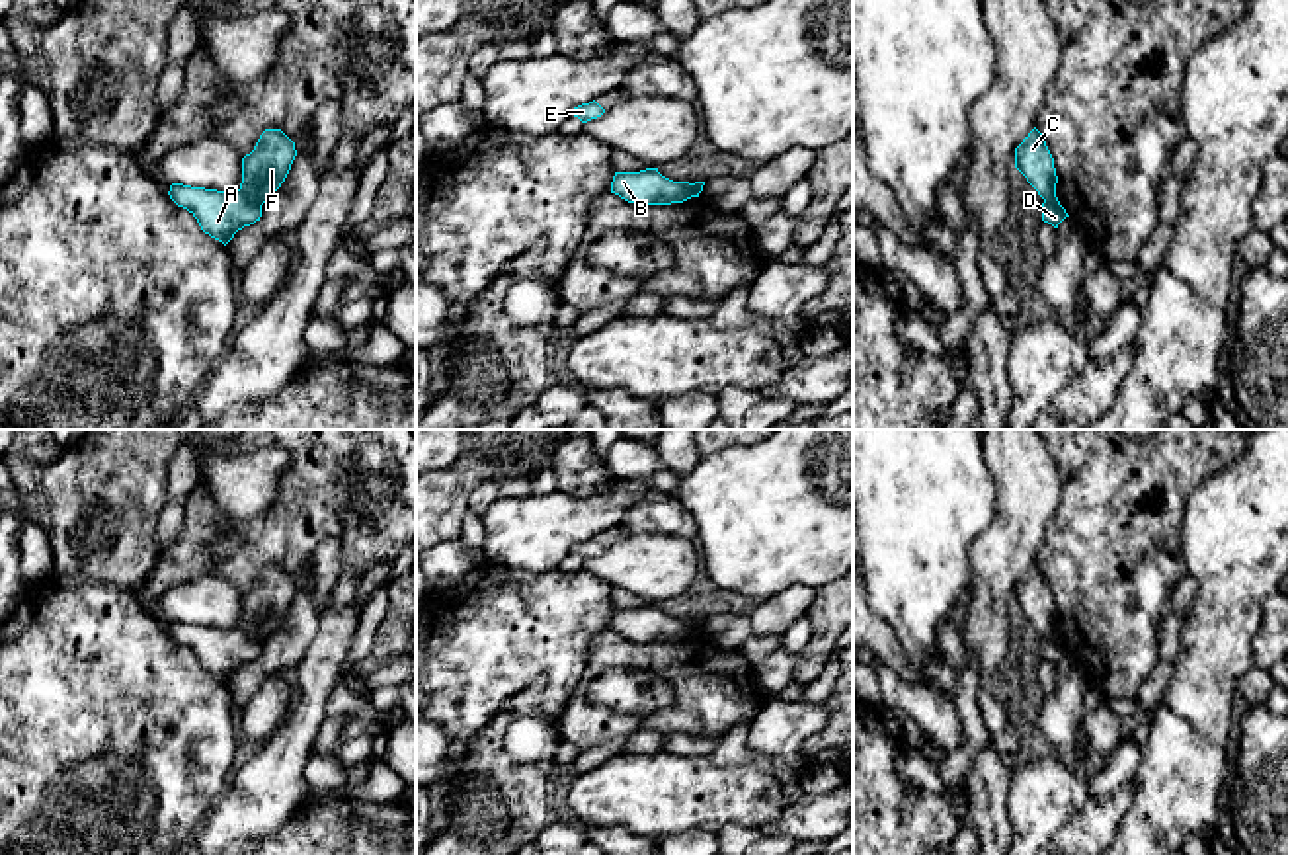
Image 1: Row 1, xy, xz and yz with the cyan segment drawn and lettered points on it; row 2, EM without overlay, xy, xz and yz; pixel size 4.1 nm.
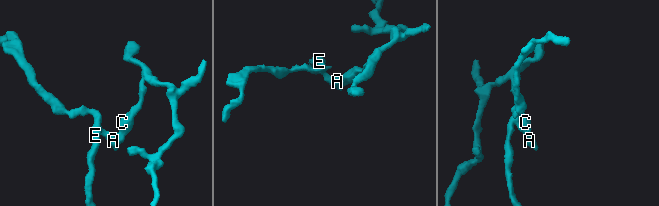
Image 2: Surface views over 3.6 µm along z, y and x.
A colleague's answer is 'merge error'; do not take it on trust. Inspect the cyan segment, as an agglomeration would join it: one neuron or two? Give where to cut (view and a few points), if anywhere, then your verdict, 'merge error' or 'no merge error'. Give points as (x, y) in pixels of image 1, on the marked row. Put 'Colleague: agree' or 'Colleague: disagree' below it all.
cut xy (239, 190), (260, 205); merge error
Colleague: agree

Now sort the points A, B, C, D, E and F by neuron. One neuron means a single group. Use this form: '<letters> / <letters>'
A B D E / C F

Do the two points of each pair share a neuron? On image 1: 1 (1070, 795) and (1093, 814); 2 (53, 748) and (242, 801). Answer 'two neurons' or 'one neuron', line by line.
1: two neurons
2: two neurons

